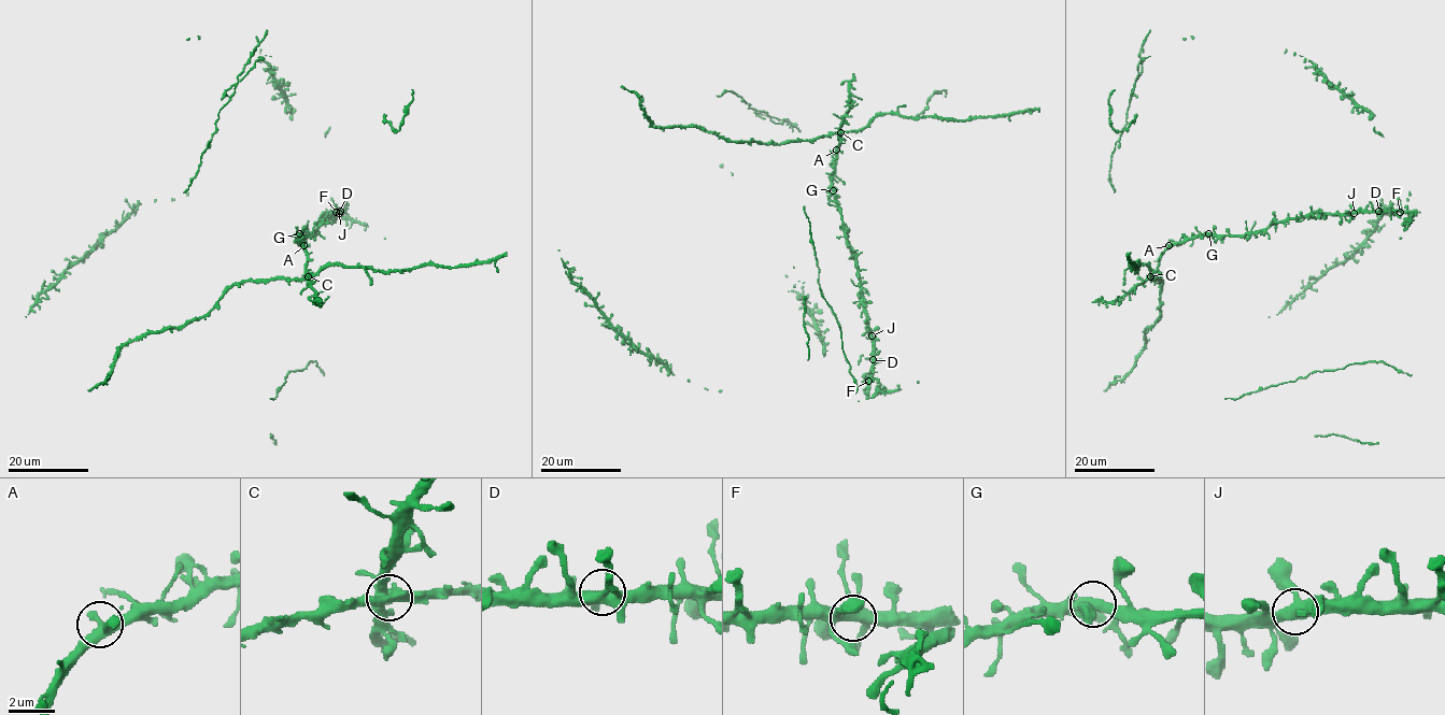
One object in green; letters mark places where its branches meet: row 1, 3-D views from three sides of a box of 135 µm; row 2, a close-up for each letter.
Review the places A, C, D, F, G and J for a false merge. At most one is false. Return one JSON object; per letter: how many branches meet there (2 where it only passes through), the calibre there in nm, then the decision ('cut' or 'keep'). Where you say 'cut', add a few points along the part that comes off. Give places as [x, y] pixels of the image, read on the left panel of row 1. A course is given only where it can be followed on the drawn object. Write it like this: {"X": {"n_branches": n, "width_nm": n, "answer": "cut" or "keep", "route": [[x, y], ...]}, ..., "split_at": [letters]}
{"A": {"n_branches": 4, "width_nm": 420, "answer": "keep"}, "C": {"n_branches": 7, "width_nm": 480, "answer": "cut"}, "D": {"n_branches": 4, "width_nm": 480, "answer": "keep"}, "F": {"n_branches": 7, "width_nm": 460, "answer": "keep"}, "G": {"n_branches": 4, "width_nm": 480, "answer": "keep"}, "J": {"n_branches": 5, "width_nm": 440, "answer": "keep"}, "split_at": ["C"]}

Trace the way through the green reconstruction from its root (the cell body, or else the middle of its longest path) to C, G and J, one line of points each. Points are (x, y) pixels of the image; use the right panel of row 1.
C: (1169, 247), (1150, 276)
G: (1169, 247), (1208, 233)
J: (1169, 247), (1200, 234), (1261, 231), (1277, 223), (1316, 213), (1354, 213)

